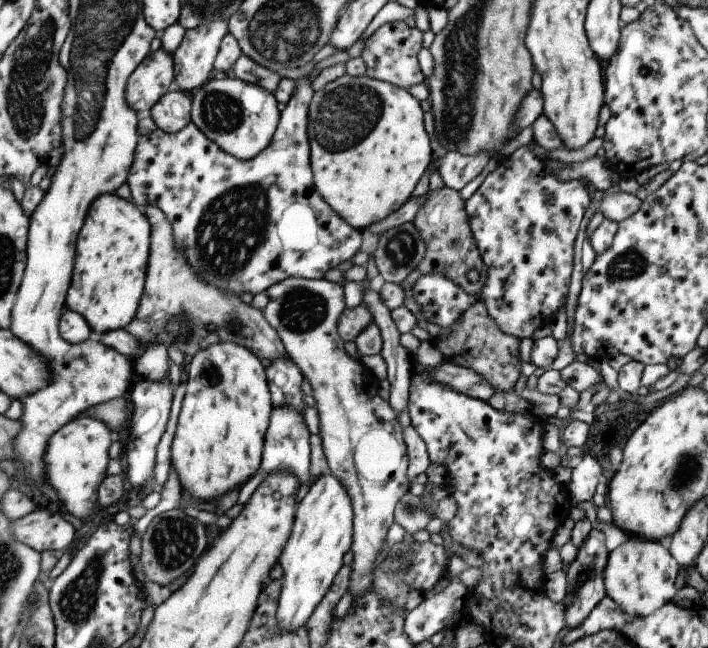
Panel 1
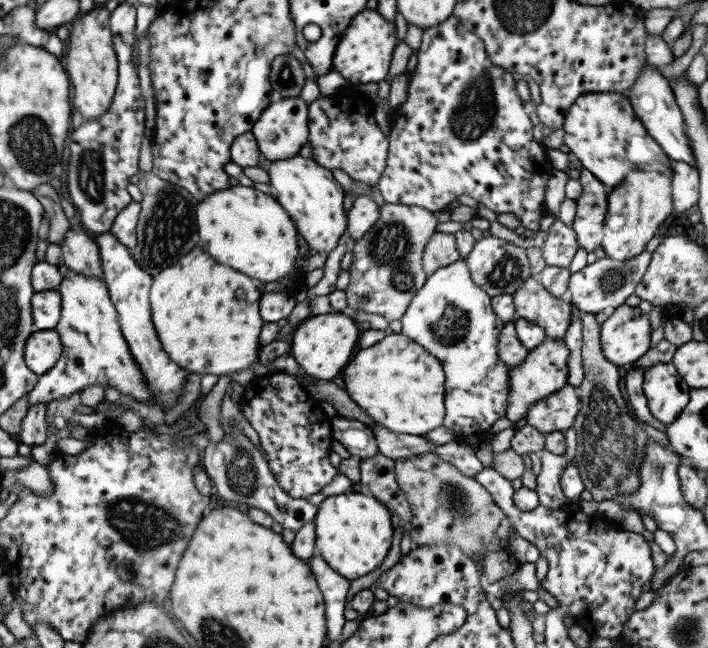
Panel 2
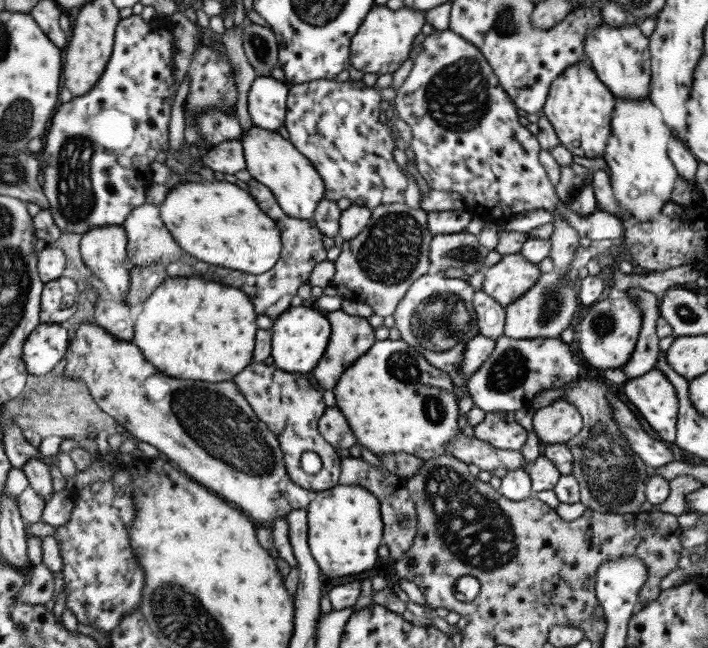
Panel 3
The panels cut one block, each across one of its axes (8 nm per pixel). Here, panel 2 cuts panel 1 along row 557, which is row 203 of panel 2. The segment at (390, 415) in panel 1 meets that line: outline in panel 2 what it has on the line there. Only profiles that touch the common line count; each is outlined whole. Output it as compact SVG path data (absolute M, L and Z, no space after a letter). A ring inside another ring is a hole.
M357 195L346 213L346 233L359 240L379 218L379 206L367 195Z

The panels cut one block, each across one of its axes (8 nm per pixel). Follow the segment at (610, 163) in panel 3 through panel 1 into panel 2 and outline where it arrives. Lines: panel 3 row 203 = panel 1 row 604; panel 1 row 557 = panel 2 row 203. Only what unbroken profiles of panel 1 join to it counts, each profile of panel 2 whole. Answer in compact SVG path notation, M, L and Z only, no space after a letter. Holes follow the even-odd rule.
M661 168L661 172L629 172L629 176L607 194L600 244L605 256L619 262L635 258L644 251L647 241L657 234L659 224L669 214L676 213L671 198L671 175L671 168Z

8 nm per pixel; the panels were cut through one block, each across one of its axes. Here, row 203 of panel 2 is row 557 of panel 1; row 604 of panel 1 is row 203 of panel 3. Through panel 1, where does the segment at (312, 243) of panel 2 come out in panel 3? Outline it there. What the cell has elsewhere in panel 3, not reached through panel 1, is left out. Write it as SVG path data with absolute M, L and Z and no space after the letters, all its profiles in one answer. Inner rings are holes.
M253 124L247 129L246 133L242 134L239 141L242 146L246 170L251 175L251 179L255 179L271 191L275 202L287 216L301 220L311 219L316 204L323 200L325 189L322 178L317 174L309 160L289 140L282 138L279 133L256 127Z

